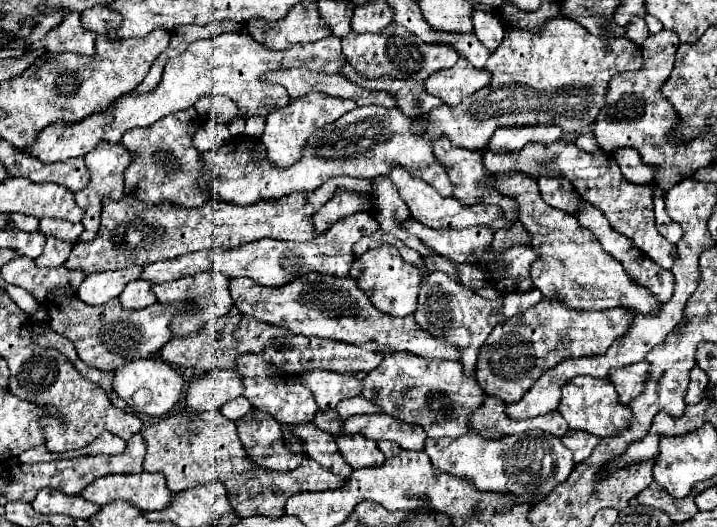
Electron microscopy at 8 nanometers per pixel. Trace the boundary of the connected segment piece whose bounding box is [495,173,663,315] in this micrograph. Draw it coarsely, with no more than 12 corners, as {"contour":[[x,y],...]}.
{"contour":[[513,173],[495,187],[519,203],[539,259],[531,279],[571,309],[663,303]]}

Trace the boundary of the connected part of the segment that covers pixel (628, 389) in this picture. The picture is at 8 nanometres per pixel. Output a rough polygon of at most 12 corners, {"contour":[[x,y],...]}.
{"contour":[[647,361],[611,371],[623,403],[645,391]]}

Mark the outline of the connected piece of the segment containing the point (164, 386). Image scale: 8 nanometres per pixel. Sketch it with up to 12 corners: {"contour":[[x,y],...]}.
{"contour":[[153,357],[113,371],[113,391],[131,411],[167,415],[185,385]]}

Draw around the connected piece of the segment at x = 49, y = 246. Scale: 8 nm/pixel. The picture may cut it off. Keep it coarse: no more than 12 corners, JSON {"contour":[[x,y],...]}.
{"contour":[[47,237],[39,267],[59,267],[71,253],[71,243]]}

